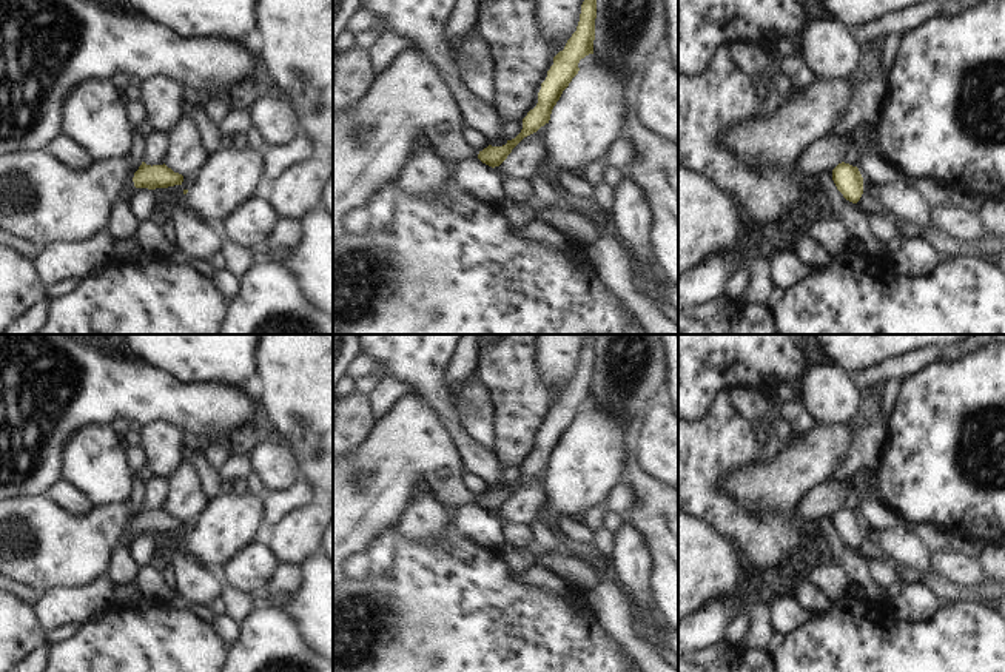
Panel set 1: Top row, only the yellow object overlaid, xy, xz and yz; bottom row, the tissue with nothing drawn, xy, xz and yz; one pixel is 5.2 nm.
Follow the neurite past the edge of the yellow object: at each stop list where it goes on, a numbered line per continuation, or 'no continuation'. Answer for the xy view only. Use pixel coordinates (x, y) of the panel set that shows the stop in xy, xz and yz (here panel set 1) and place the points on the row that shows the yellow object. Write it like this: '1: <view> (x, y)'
no continuation

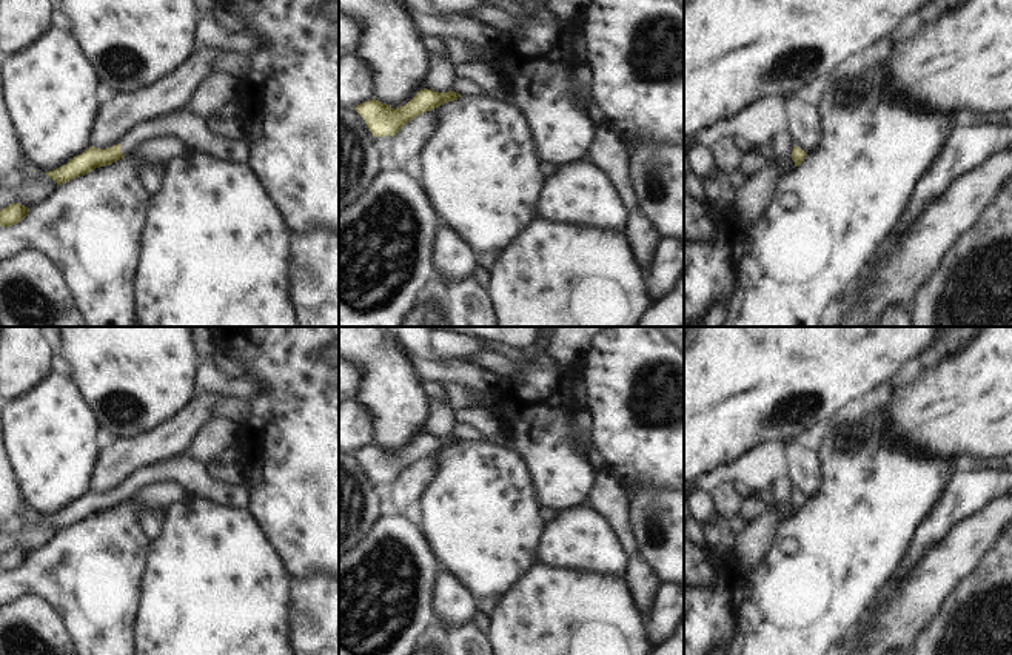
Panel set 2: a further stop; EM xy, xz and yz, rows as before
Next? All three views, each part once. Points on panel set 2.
1: xy (191, 130)

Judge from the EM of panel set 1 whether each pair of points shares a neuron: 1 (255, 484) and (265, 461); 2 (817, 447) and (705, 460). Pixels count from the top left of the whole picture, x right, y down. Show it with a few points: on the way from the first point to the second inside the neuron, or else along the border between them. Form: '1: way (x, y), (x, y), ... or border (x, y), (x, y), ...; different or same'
1: border (253, 470), (268, 492); different
2: border (779, 444), (774, 452), (752, 456), (742, 463); different

